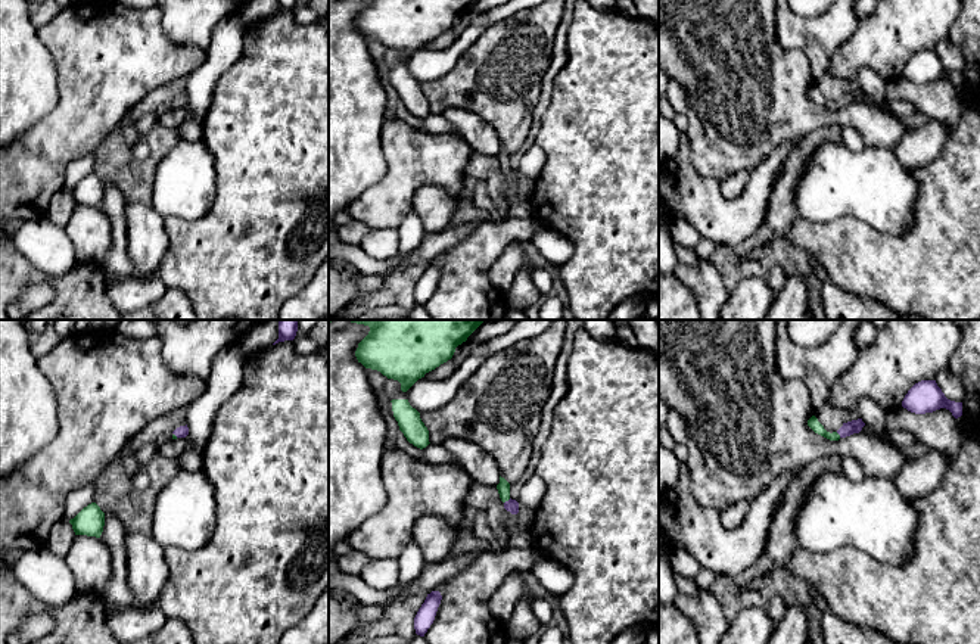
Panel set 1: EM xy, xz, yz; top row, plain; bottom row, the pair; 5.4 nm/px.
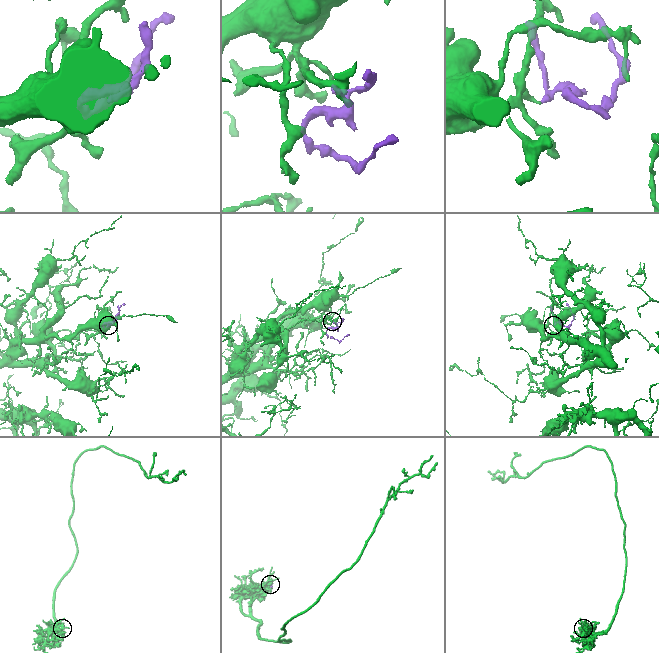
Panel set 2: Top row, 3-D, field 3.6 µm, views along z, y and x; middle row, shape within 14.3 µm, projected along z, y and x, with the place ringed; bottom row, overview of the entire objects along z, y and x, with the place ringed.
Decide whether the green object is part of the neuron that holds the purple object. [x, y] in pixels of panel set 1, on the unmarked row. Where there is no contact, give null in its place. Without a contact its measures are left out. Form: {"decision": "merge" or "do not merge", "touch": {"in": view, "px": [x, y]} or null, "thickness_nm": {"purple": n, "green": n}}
{"decision": "merge", "touch": {"in": "xz", "px": [509, 170]}, "thickness_nm": {"purple": 70, "green": 70}}

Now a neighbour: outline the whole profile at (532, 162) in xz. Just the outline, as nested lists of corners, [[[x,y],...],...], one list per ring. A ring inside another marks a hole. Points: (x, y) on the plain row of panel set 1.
[[[533,144],[520,159],[517,172],[535,180],[541,174],[545,159],[545,152],[539,146]]]

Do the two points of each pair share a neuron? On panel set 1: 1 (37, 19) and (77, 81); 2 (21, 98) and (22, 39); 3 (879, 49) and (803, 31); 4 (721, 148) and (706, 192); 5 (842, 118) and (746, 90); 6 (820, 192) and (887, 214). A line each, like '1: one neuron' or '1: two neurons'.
1: two neurons
2: one neuron
3: two neurons
4: two neurons
5: one neuron
6: one neuron

